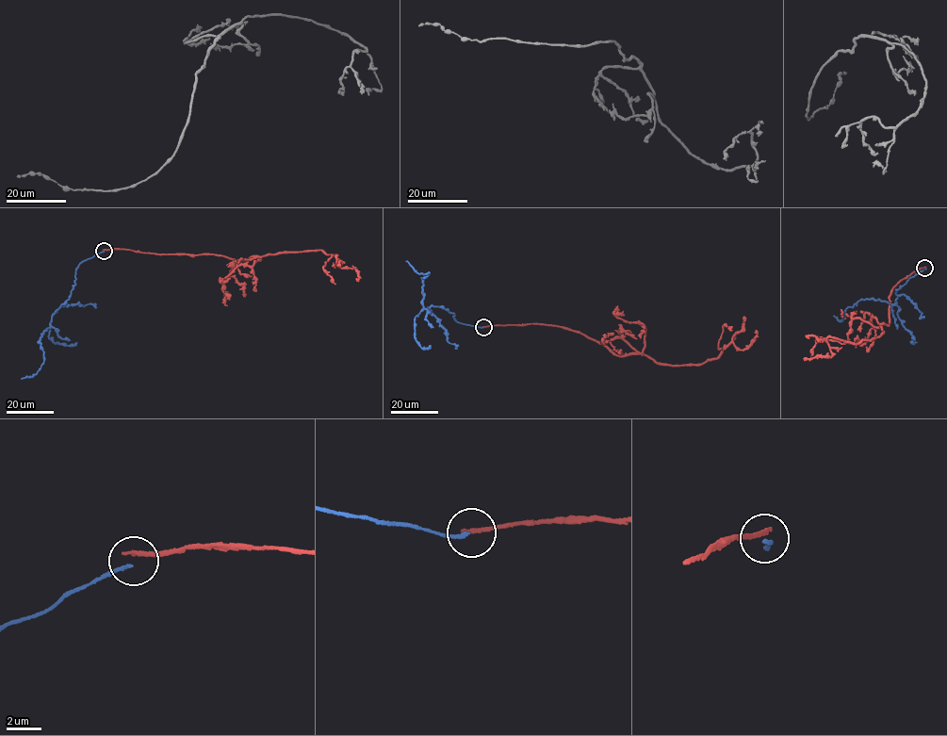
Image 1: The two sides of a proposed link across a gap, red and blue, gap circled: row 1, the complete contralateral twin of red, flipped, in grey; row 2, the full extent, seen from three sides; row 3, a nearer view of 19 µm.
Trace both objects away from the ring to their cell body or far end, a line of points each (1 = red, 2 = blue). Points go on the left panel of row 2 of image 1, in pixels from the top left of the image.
1: (104, 250), (216, 254), (240, 262), (282, 253), (321, 250), (336, 254), (337, 266), (355, 269), (357, 280)
2: (104, 251), (78, 265), (70, 297), (52, 316), (51, 325), (39, 341), (43, 364), (33, 376), (21, 379)

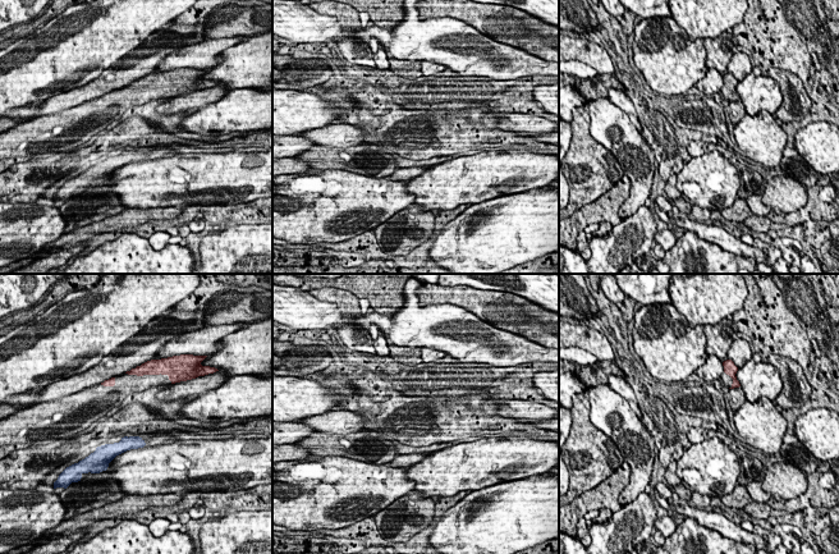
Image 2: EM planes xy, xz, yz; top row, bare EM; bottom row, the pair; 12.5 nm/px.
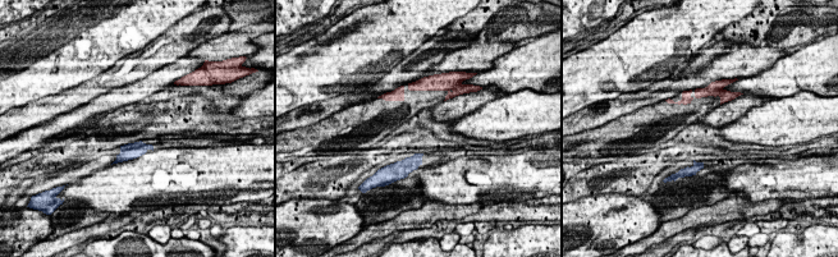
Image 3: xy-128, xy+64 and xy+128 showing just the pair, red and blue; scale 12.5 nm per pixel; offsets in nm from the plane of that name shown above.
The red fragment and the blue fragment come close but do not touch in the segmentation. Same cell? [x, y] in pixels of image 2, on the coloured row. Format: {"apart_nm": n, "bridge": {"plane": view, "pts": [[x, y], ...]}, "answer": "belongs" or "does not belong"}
{"apart_nm": 650, "bridge": {"plane": "xy", "pts": [[113, 385], [124, 436]]}, "answer": "does not belong"}

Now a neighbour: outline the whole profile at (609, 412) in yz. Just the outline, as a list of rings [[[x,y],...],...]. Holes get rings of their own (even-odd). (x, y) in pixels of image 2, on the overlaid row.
[[[609,385],[588,386],[591,423],[608,435],[631,466],[631,481],[619,494],[620,505],[631,504],[650,485],[655,443],[628,402]]]

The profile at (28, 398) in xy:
[[[29,390],[26,393],[9,395],[3,400],[3,403],[8,403],[14,407],[23,406],[24,408],[28,408],[29,406],[38,403],[38,397],[40,393],[37,390]]]

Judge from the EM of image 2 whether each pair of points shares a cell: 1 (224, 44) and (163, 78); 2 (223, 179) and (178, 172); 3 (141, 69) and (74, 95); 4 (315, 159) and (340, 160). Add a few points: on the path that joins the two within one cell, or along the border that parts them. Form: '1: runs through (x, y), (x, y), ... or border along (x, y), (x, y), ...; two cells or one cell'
1: border along (206, 68), (173, 68), (161, 72); two cells
2: runs through (211, 179), (189, 179); one cell
3: runs through (124, 77), (91, 90); one cell
4: runs through (321, 159), (334, 159); one cell

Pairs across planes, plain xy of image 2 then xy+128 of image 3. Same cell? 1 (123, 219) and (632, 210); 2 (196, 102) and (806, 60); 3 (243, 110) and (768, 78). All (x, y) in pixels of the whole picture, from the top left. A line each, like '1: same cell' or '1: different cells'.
1: different cells
2: different cells
3: different cells

